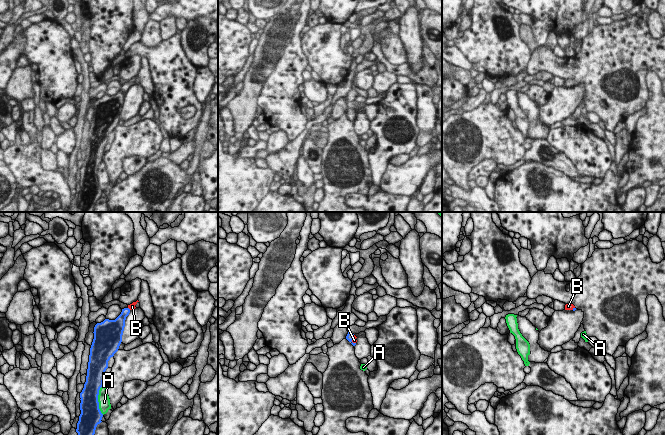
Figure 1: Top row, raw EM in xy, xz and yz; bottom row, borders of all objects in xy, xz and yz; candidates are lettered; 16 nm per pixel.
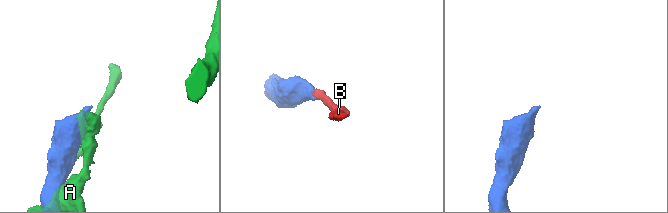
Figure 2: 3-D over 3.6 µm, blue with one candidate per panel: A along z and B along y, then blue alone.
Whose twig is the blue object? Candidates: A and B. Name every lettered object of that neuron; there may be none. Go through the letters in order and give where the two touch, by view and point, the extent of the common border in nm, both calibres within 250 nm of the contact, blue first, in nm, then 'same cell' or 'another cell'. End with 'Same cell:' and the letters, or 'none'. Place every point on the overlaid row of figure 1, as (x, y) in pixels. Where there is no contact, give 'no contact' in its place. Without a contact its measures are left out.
A: meets blue in xy at (97, 400); contact 480 nm long; 320 nm thick on the blue side, 190 nm on the other; another cell
B: meets blue in xz at (352, 339); contact 150 nm long; 120 nm thick on the blue side, 70 nm on the other; same cell
Same cell: B

